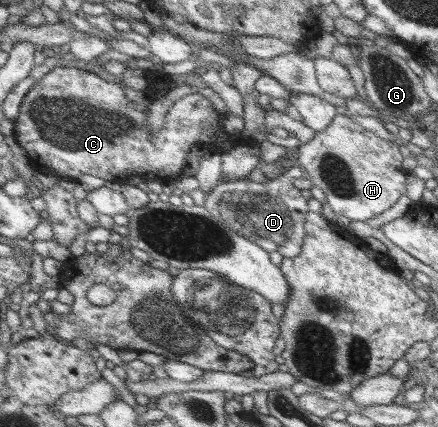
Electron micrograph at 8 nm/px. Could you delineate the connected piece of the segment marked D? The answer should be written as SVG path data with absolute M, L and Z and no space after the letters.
M286 173L266 183L248 179L220 181L205 198L205 209L210 216L228 224L230 229L249 238L268 253L278 251L284 258L289 258L301 252L305 236L305 217L309 212L308 203Z

